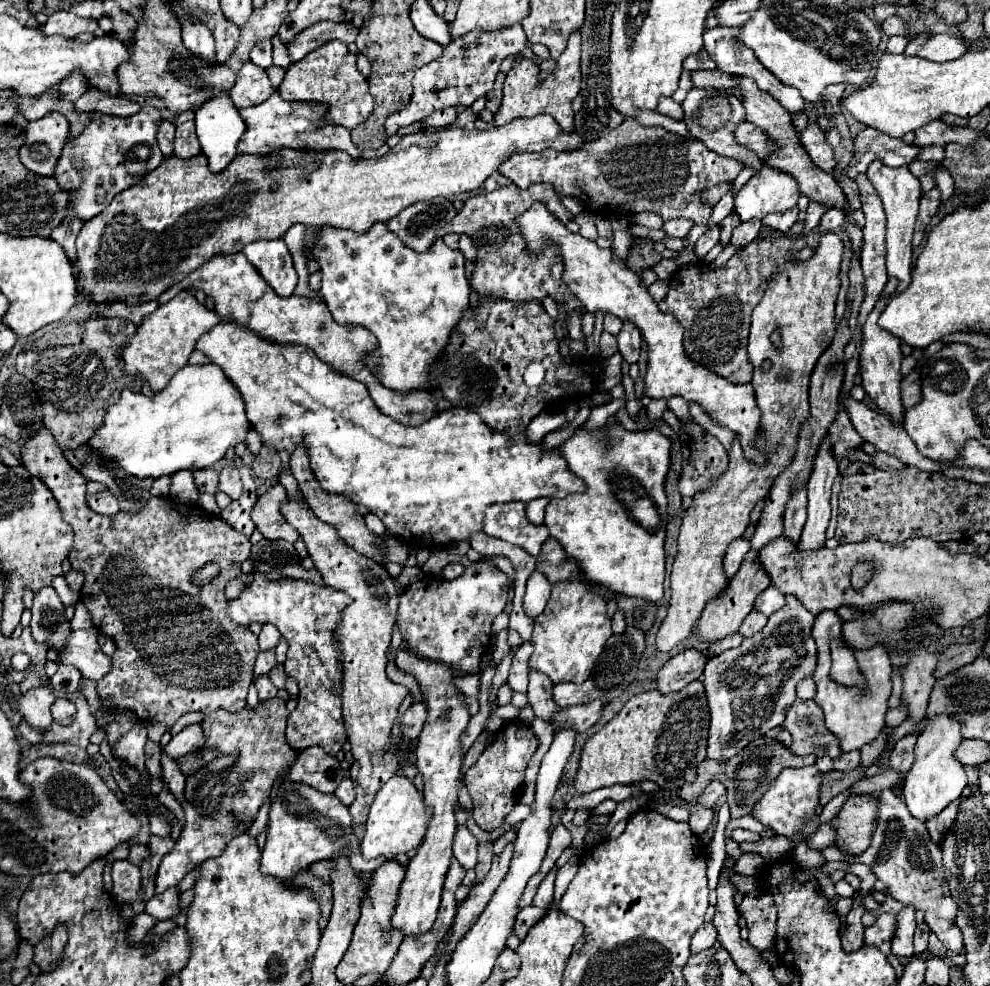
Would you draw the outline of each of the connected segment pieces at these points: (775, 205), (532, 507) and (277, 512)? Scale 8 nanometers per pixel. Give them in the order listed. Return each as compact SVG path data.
M764 166L734 196L734 210L742 222L762 220L770 212L792 210L798 198L798 184L792 176Z
M532 500L526 504L526 518L534 524L542 524L544 520L544 508L546 508L548 500Z
M274 484L266 494L262 494L252 510L252 520L256 528L268 540L288 540L296 542L300 538L298 530L292 528L282 516L282 504L286 500L286 492L278 490L280 484Z

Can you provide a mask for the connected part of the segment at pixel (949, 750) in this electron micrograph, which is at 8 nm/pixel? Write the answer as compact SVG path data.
M940 714L940 716L928 718L926 728L922 730L922 734L918 734L918 742L916 742L916 750L914 750L914 754L916 754L914 764L902 784L904 802L906 802L908 810L912 812L912 816L916 816L920 820L928 820L928 818L940 814L950 802L960 798L960 794L966 786L964 768L960 764L960 760L954 758L954 752L960 746L960 742L962 742L960 724L956 724L956 720L952 716Z

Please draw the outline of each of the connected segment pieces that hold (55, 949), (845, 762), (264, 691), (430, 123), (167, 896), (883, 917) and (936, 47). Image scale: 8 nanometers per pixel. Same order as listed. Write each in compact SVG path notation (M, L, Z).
M58 924L50 934L46 934L36 946L34 946L34 962L44 970L52 968L64 948L64 940L68 940L66 924Z
M852 750L852 752L846 752L842 754L840 758L834 760L834 768L836 770L852 770L860 764L860 750Z
M262 674L262 676L258 676L256 680L254 680L254 686L256 686L256 690L258 690L258 694L260 694L260 700L268 700L268 698L272 698L272 696L276 696L276 686L272 684L272 680L266 676L266 674Z
M448 107L442 111L438 110L422 120L425 128L440 128L451 126L457 118L457 112L454 107Z
M168 888L166 892L162 892L160 896L154 896L146 902L144 908L146 914L150 914L156 920L168 920L172 916L176 916L178 910L178 892L176 888Z
M880 914L878 920L864 928L864 944L876 946L880 952L890 952L890 940L892 940L892 914Z
M934 34L930 40L918 50L918 56L924 56L934 62L948 62L962 56L968 50L966 42L952 34Z

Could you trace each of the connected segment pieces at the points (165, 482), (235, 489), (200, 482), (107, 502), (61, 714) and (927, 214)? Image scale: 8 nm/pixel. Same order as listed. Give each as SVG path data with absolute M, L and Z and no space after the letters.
M160 476L154 480L150 494L152 496L168 496L168 488L170 488L170 478L168 476Z
M234 466L222 468L222 472L220 472L220 490L224 494L228 494L232 500L238 500L242 496L242 492L244 492L242 480L240 480L240 474Z
M214 468L194 472L194 480L196 480L196 486L200 492L208 492L208 494L218 492L218 470L214 470Z
M88 482L88 490L86 490L86 502L88 506L104 516L112 516L120 510L118 500L112 498L112 492L100 484L100 482Z
M56 698L52 704L52 718L54 718L54 722L58 722L62 726L70 726L76 718L74 702L70 702L66 698Z
M932 188L930 192L926 192L926 194L921 197L913 234L913 247L920 246L920 242L922 242L922 238L924 238L924 232L926 232L926 226L928 226L928 222L932 220L932 216L936 214L938 204L940 204L940 192L938 192L938 188Z

